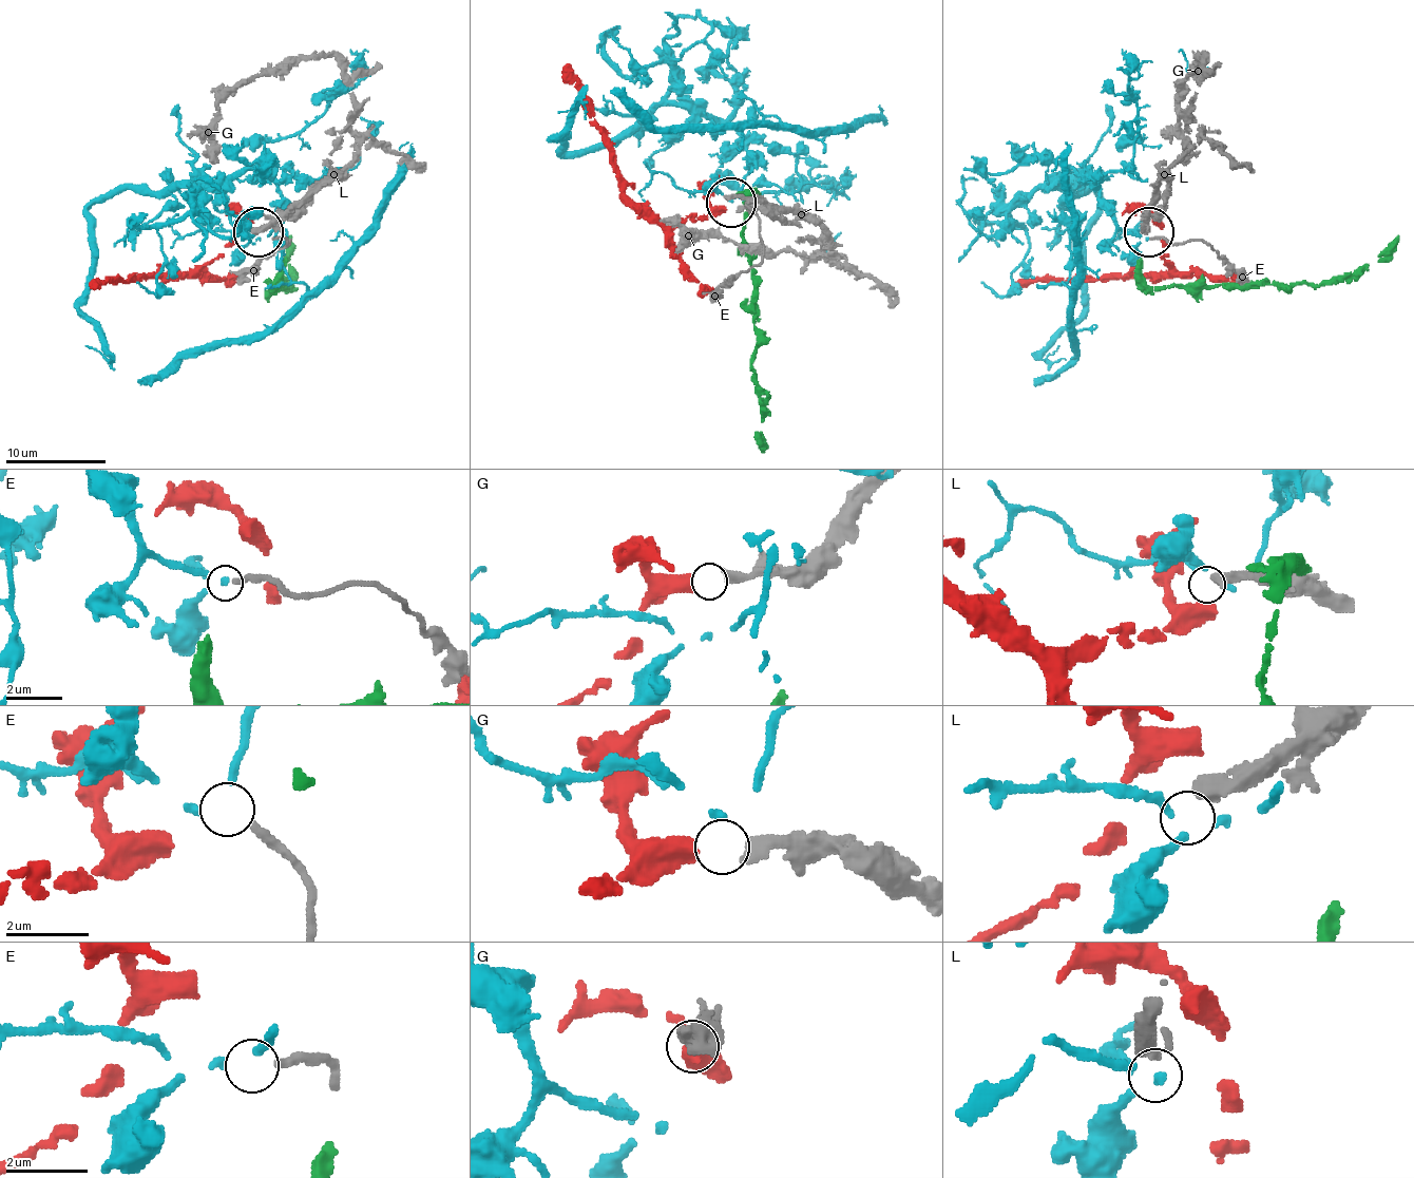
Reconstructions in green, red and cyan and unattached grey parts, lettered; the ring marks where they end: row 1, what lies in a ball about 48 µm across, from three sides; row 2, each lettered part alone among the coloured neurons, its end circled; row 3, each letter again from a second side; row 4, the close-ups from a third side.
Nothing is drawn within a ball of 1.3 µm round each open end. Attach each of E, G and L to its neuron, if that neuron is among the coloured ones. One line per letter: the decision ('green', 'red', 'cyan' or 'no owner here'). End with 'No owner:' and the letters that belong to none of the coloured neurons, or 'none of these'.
E: cyan
G: red
L: no owner here
No owner: L

